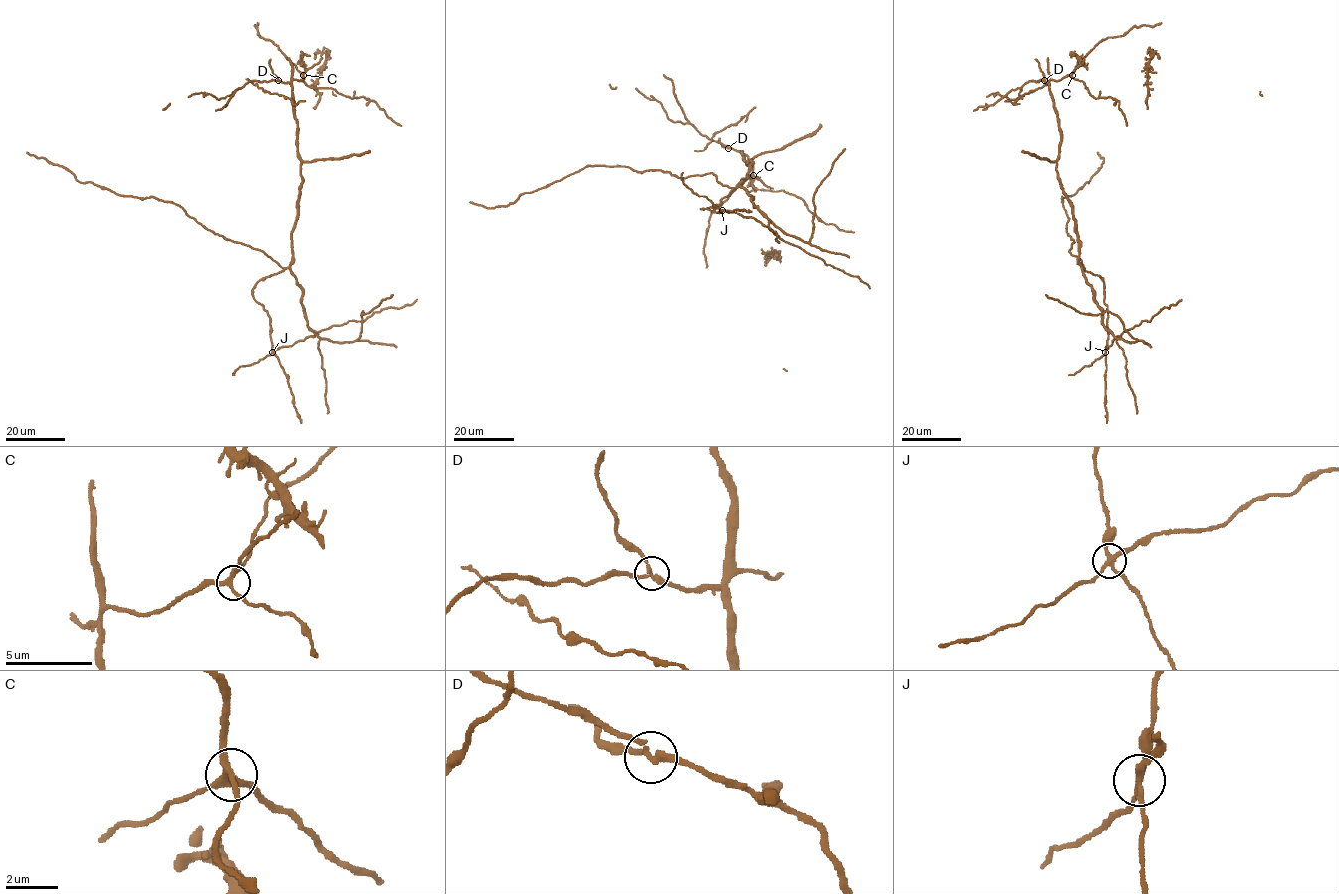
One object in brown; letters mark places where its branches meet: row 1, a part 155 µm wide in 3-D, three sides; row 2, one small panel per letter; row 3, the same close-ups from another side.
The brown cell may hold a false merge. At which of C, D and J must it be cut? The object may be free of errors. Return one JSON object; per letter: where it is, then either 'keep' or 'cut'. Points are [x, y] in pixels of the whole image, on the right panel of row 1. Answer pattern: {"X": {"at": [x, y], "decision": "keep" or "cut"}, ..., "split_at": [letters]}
{"C": {"at": [1072, 75], "decision": "keep"}, "D": {"at": [1044, 80], "decision": "keep"}, "J": {"at": [1105, 352], "decision": "cut"}, "split_at": ["J"]}

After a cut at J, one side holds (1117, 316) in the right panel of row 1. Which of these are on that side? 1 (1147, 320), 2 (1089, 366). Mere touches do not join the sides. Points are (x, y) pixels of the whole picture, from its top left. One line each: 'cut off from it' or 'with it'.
1: cut off from it
2: cut off from it

